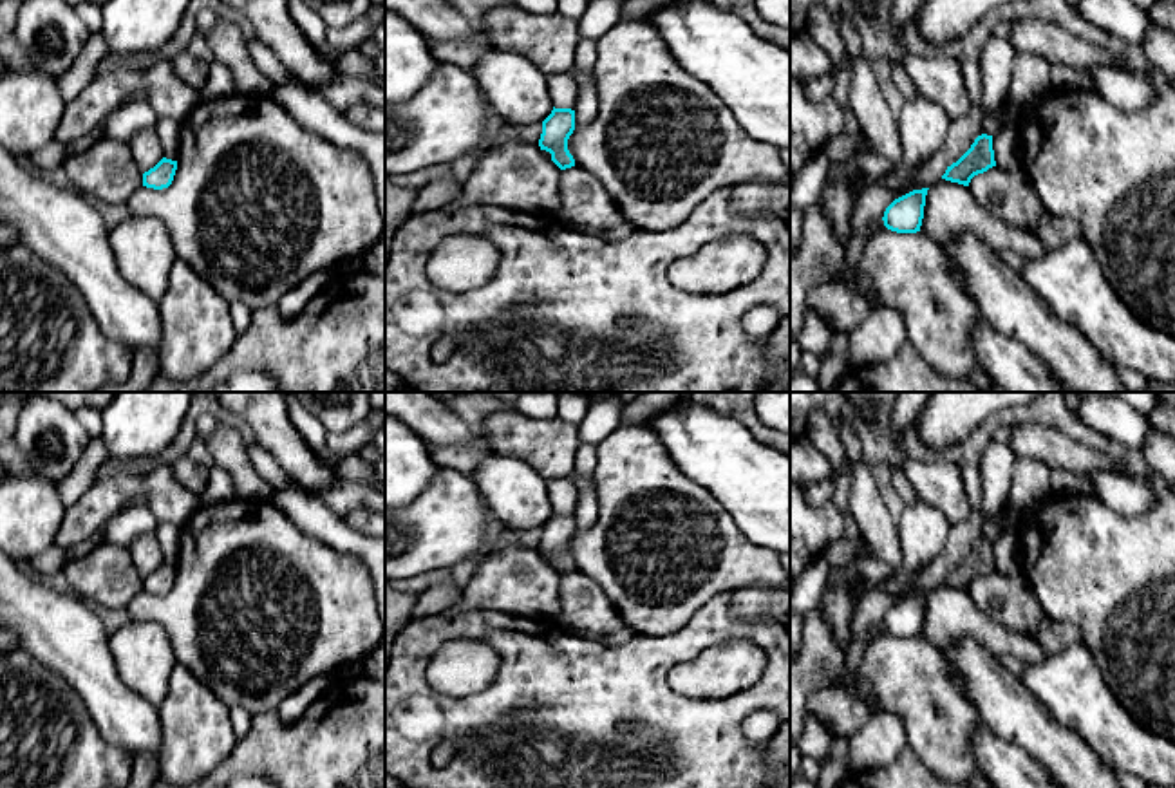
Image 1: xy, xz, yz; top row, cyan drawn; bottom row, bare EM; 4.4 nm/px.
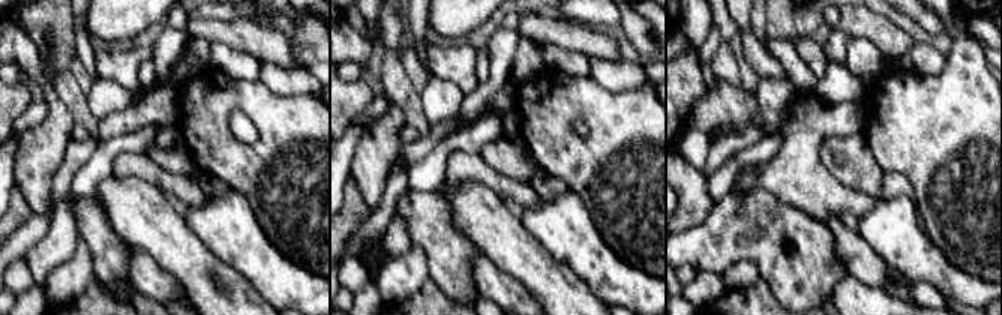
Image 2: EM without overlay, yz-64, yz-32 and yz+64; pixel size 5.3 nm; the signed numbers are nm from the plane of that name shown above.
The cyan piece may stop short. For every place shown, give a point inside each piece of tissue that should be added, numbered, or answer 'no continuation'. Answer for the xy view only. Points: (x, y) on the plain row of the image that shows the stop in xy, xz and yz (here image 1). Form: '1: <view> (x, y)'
no continuation

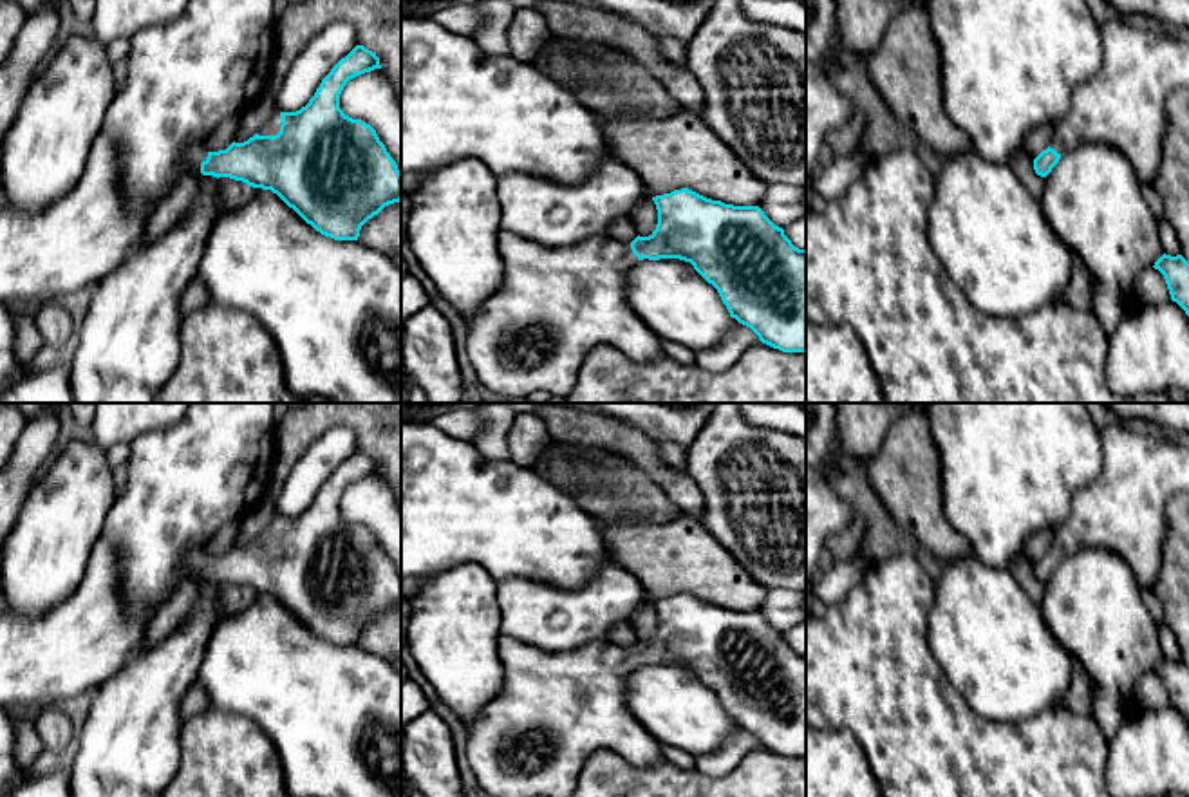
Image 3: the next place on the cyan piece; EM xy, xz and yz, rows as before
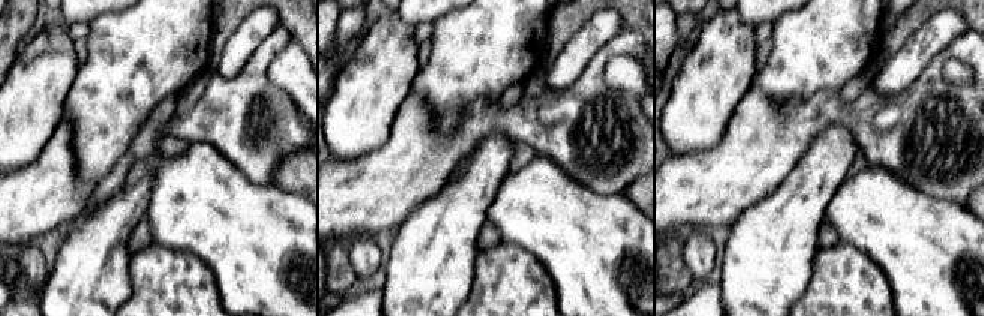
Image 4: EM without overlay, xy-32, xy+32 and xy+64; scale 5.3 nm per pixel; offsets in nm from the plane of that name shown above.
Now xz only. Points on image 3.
1: xz (555, 709)

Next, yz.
1: yz (1123, 510)

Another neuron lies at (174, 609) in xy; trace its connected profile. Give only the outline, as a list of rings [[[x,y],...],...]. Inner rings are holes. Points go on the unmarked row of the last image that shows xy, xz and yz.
[[[201,575],[186,577],[175,593],[148,620],[143,640],[136,652],[143,652],[161,643],[186,616],[201,593]]]

